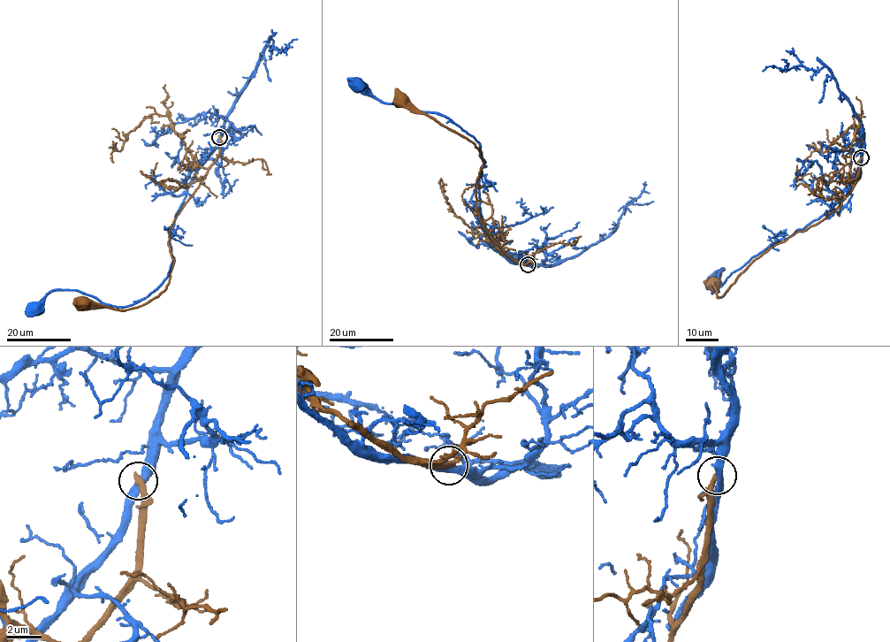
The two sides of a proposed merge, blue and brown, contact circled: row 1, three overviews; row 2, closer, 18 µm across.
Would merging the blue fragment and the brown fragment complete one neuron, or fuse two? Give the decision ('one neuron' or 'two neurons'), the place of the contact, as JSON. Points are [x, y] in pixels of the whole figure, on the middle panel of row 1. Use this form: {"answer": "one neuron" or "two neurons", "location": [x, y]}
{"answer": "two neurons", "location": [528, 264]}

